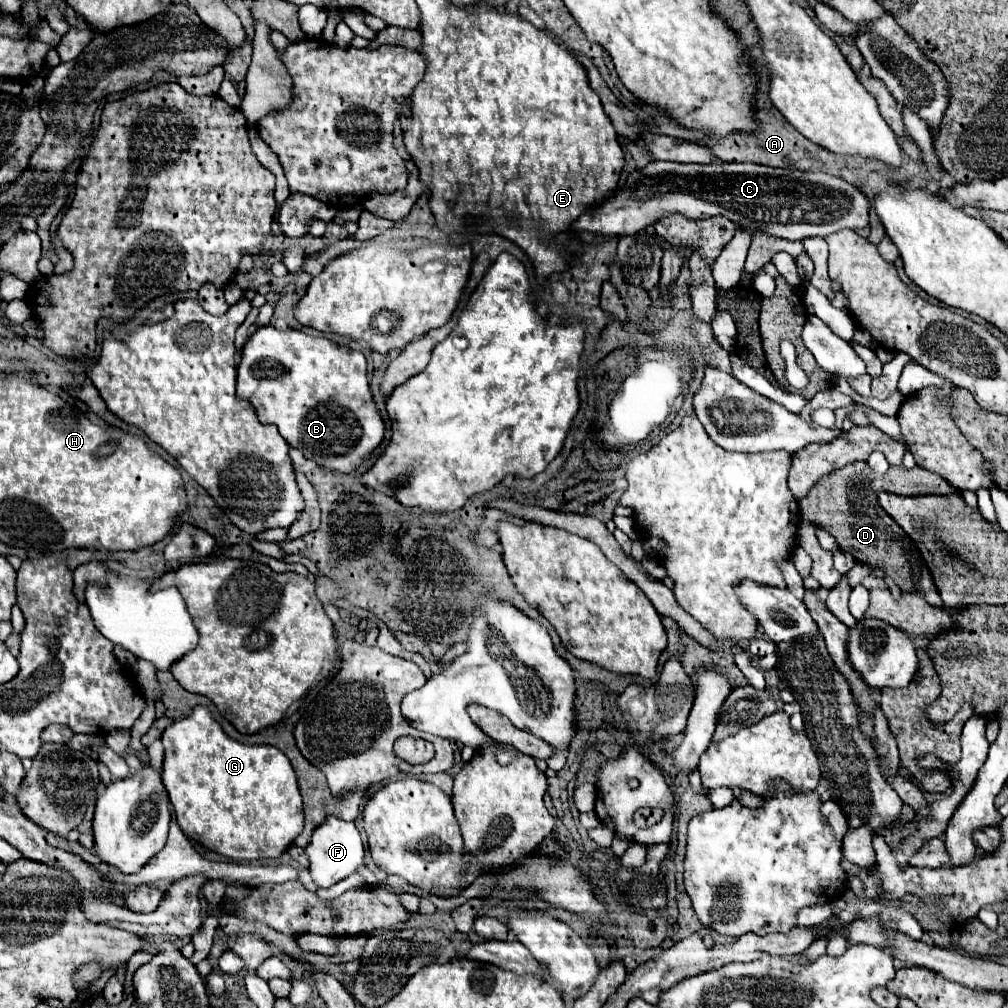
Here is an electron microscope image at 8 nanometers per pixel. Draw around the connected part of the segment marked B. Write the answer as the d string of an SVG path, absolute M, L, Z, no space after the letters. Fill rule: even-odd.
M273 325L259 327L245 343L237 369L237 397L249 399L261 423L273 423L283 439L315 459L317 465L339 473L355 471L383 441L385 425L373 403L367 383L367 363L361 351L341 347L325 337L309 337L301 331L279 331Z

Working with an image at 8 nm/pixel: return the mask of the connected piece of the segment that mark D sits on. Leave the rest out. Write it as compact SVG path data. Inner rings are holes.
M857 461L837 471L831 471L829 475L823 475L811 487L809 495L799 501L799 511L805 521L811 521L831 533L837 539L839 549L851 553L855 561L879 567L887 577L891 577L899 585L901 591L917 591L929 605L941 607L941 595L917 545L879 505L877 497L881 491L893 495L951 495L957 489L949 487L949 483L941 479L941 475L921 467L889 467L887 473L881 475L875 473L867 463Z

